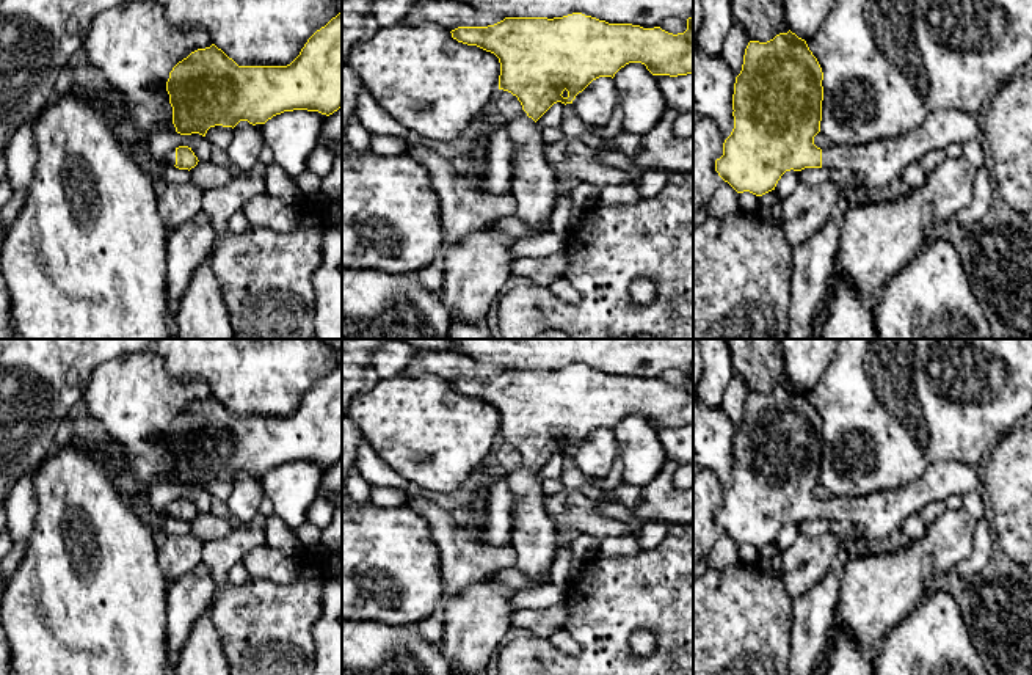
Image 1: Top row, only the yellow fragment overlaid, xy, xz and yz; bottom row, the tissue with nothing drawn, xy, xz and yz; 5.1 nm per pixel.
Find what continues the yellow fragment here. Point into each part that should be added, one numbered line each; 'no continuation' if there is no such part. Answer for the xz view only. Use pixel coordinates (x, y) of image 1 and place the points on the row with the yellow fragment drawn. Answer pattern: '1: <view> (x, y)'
1: xz (534, 184)

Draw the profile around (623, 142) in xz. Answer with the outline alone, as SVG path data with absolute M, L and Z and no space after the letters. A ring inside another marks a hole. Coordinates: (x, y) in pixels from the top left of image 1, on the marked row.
M620 130L613 135L609 135L601 148L620 151L632 159L640 152L641 137Z

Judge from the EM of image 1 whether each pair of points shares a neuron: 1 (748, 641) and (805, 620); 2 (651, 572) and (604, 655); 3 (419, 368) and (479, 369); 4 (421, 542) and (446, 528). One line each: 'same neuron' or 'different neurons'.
1: different neurons
2: same neuron
3: same neuron
4: different neurons

